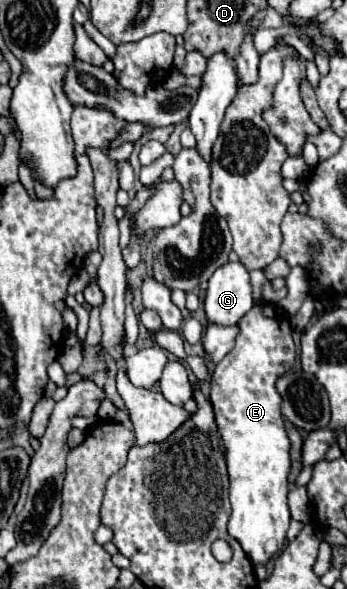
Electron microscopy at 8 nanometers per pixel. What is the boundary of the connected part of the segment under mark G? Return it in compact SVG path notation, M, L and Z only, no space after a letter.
M241 262L219 266L205 294L207 318L215 324L237 324L253 308L249 272Z

